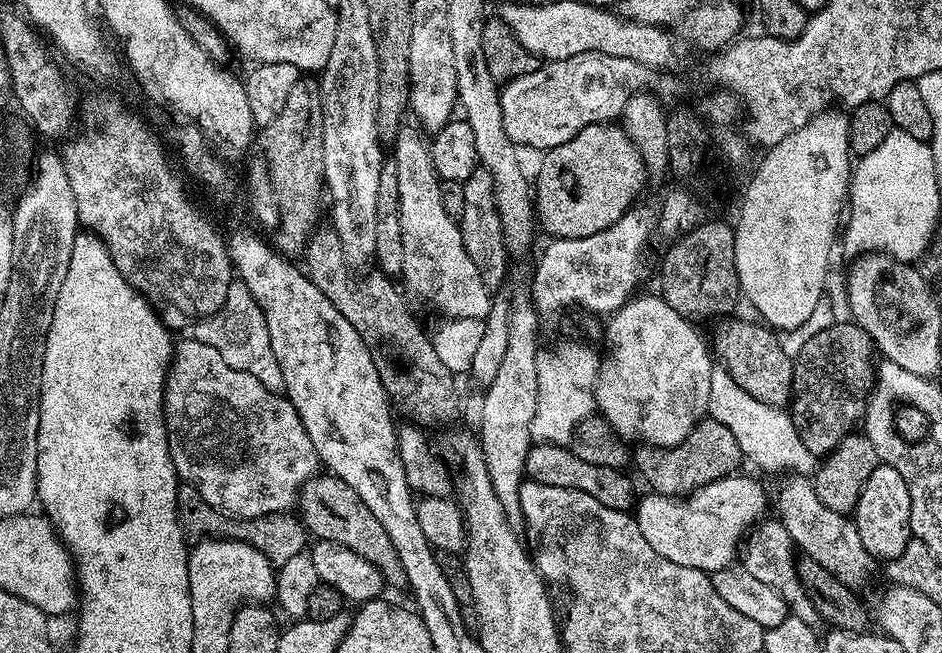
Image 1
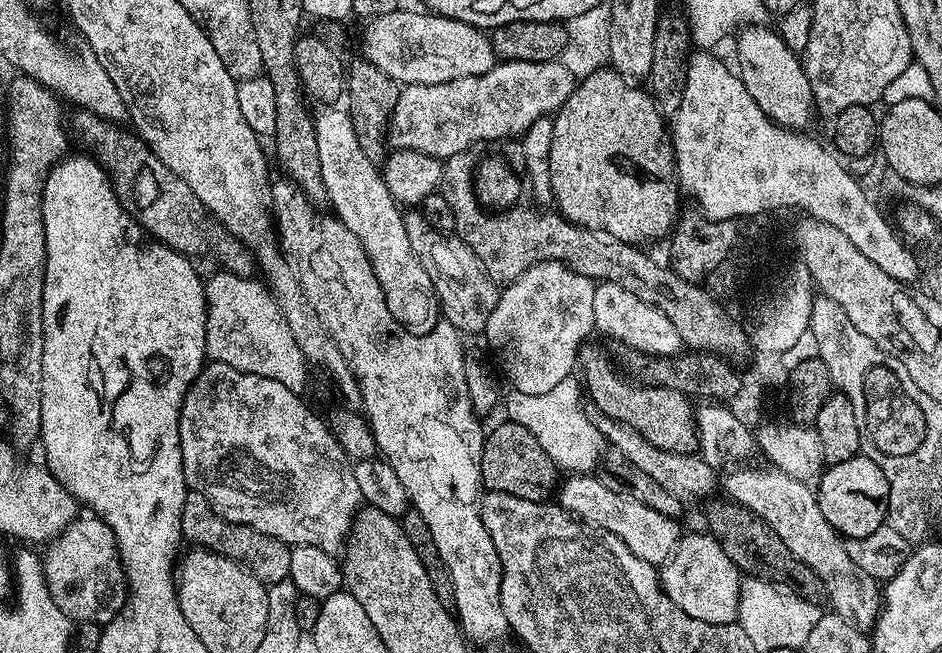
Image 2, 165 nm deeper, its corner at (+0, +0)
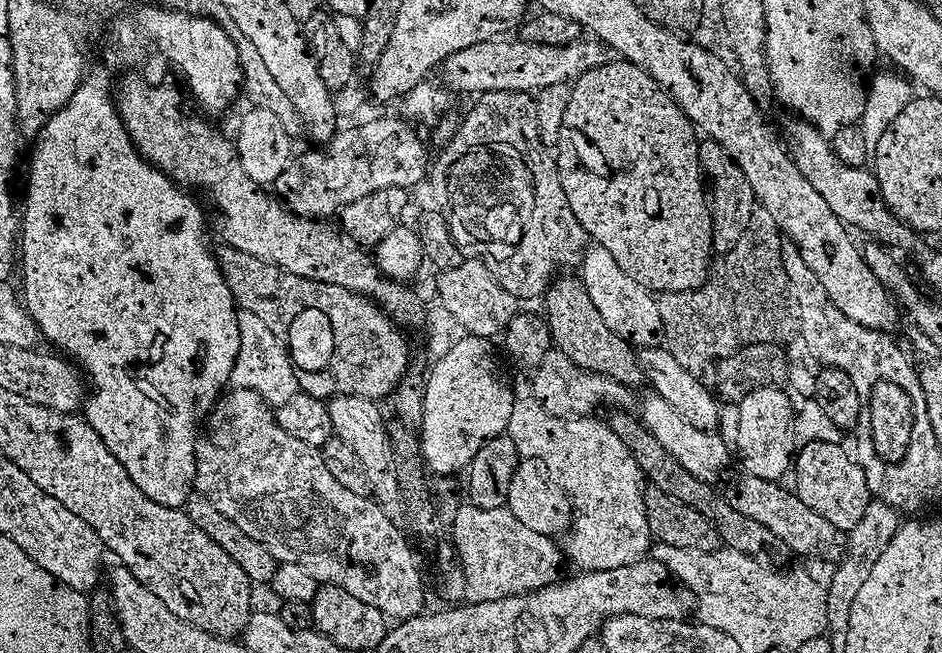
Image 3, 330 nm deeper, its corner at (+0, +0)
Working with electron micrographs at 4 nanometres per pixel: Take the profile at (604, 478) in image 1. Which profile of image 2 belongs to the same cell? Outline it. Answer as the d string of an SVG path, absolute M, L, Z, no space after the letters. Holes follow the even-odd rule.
M505 419L504 424L497 426L493 432L489 431L484 438L482 450L482 485L489 492L514 494L518 498L527 500L547 501L548 496L557 491L558 469L555 462L538 446L538 438L530 434L526 426L518 426L514 421Z

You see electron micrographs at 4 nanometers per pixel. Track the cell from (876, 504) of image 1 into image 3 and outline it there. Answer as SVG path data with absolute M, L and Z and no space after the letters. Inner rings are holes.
M843 439L827 440L821 444L813 444L807 449L808 452L799 461L800 464L800 486L799 491L805 500L808 501L822 515L836 522L837 525L847 526L859 529L864 521L872 514L877 507L878 490L870 478L870 470L866 466L863 455L859 451L856 452L848 444L843 444Z

